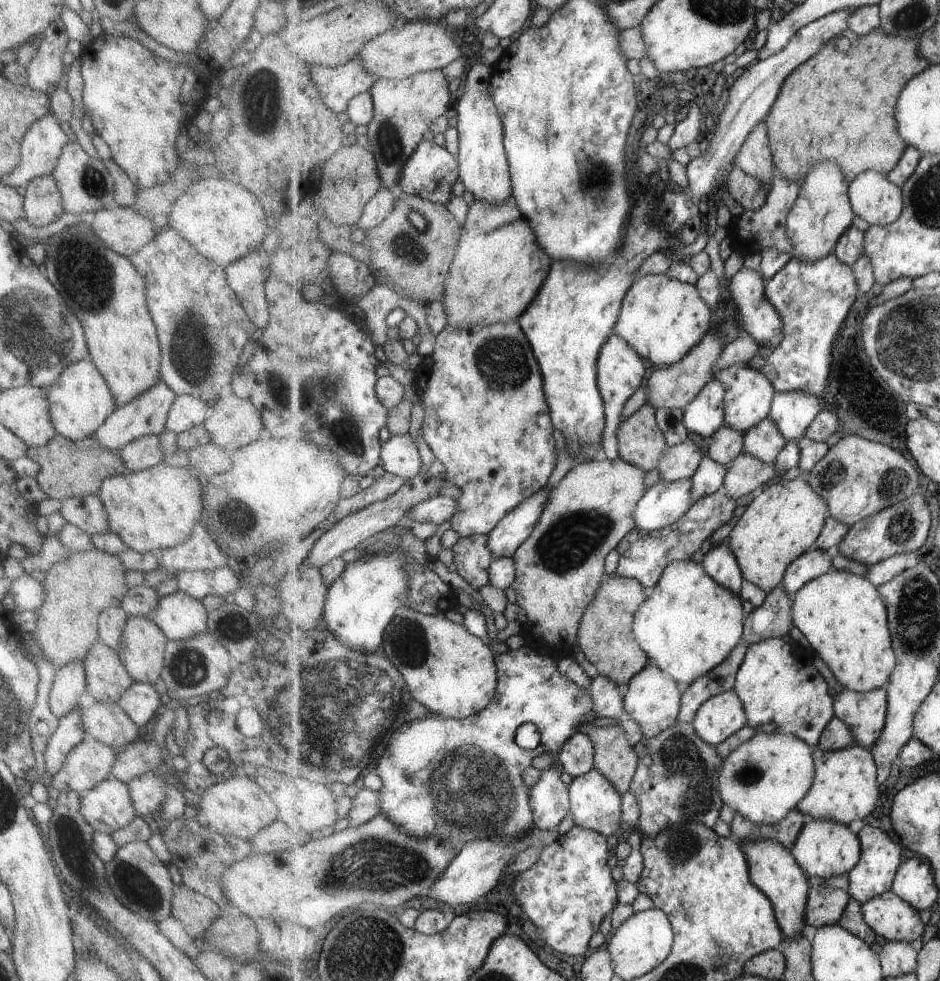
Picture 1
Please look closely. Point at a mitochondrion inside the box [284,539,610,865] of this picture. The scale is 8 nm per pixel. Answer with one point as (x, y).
(474, 783)

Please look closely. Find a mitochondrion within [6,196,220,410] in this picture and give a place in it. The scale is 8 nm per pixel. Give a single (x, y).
(88, 284)

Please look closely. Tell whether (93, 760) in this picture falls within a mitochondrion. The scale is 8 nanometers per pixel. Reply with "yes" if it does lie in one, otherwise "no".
no

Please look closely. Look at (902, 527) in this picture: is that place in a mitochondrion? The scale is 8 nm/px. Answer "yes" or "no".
yes

